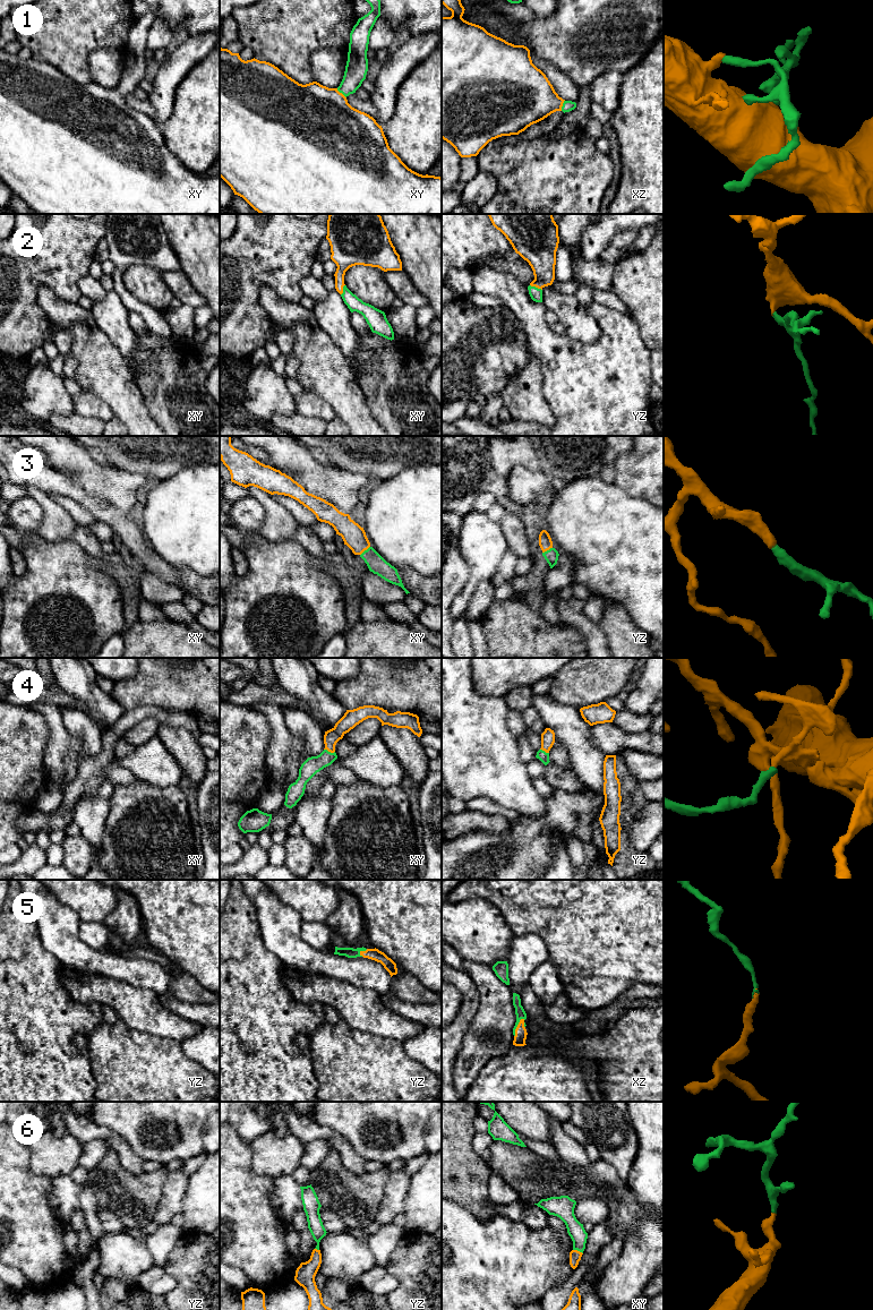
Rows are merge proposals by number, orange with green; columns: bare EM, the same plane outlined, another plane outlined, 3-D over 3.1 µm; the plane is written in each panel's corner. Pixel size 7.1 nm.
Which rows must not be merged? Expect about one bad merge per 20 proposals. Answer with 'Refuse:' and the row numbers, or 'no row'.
Refuse: no row

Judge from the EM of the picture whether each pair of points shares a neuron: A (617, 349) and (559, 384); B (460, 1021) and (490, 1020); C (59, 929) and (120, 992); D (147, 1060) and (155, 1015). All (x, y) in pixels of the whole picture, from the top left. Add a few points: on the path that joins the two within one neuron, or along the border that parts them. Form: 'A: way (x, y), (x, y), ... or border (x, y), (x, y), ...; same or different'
A: way (605, 364), (584, 384), (574, 384); same
B: border (479, 996), (478, 1010), (465, 1030), (460, 1046); different
C: border (79, 970), (123, 979), (131, 984); different
D: border (127, 1025), (142, 1032), (178, 1041); different

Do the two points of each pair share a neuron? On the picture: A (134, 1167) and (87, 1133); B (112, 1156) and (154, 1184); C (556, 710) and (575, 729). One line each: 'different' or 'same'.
A: same
B: same
C: same

